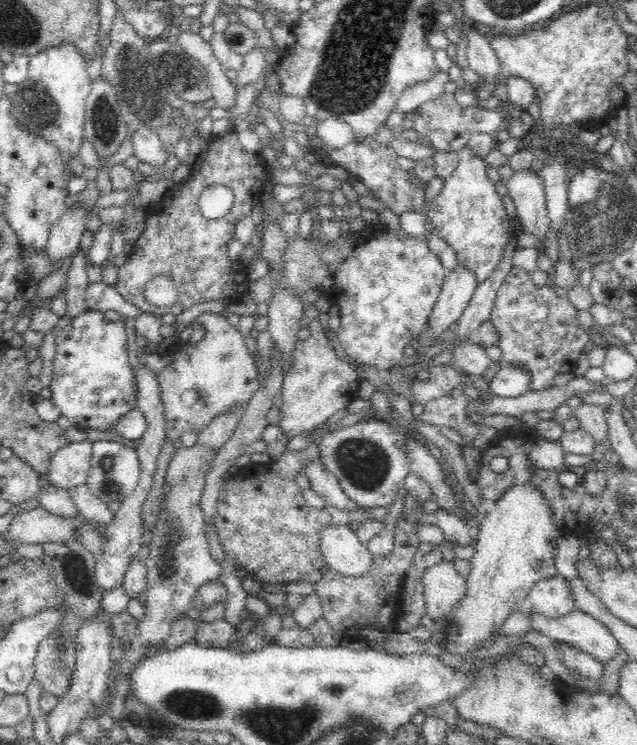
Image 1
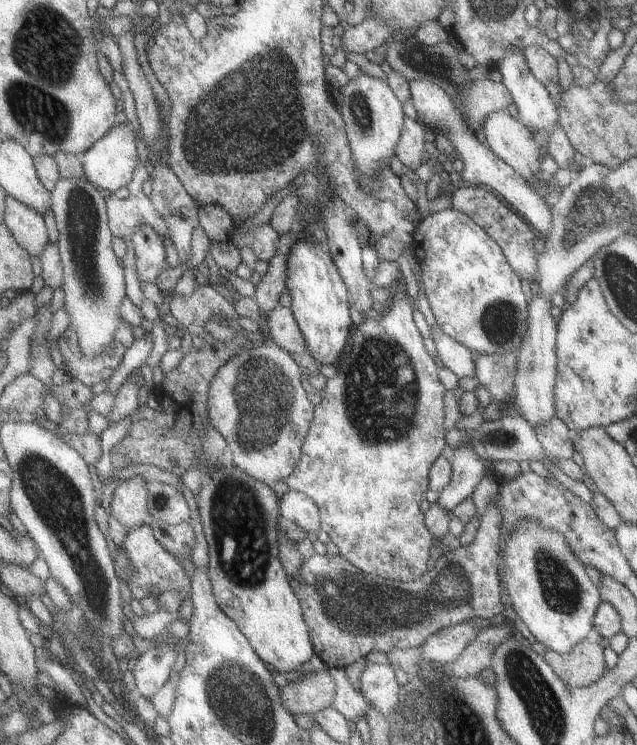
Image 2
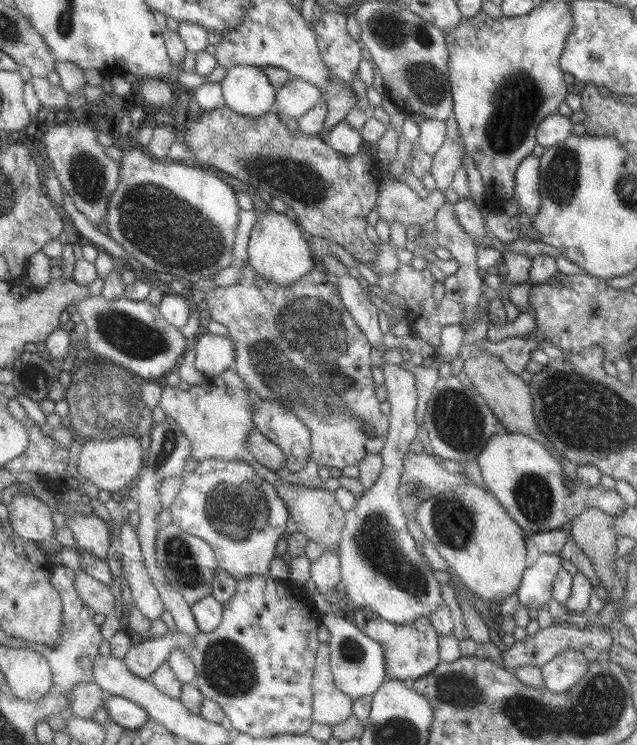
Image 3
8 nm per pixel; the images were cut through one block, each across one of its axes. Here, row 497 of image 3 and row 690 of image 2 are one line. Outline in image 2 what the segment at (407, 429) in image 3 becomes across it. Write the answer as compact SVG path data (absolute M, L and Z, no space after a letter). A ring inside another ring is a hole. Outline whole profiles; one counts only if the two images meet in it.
M367 663L359 676L359 692L370 706L386 716L398 702L400 686L389 664Z

